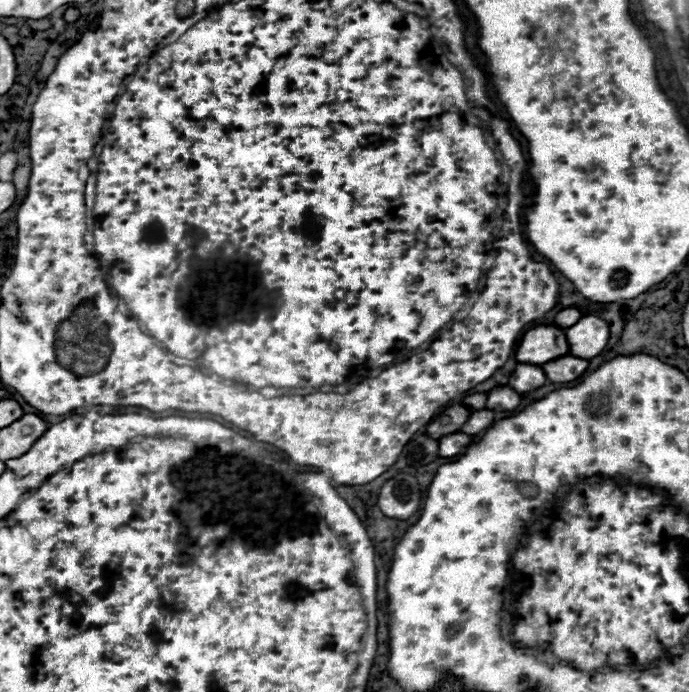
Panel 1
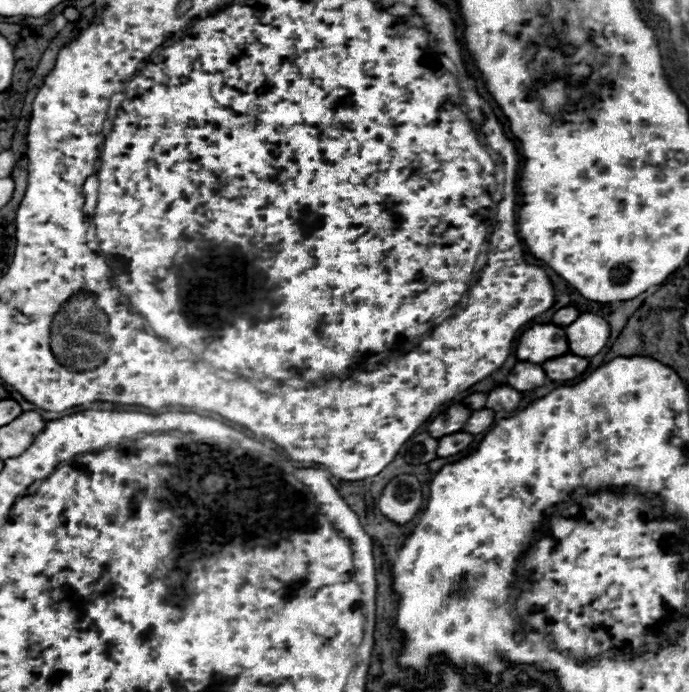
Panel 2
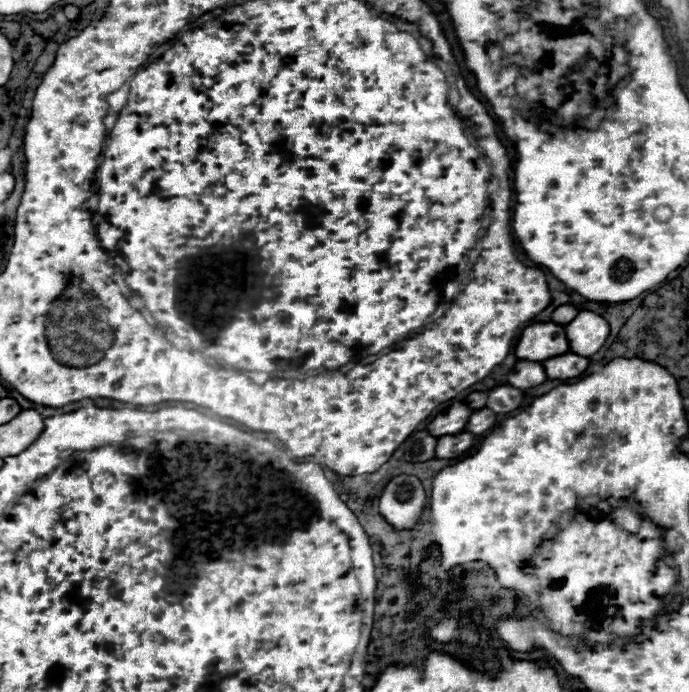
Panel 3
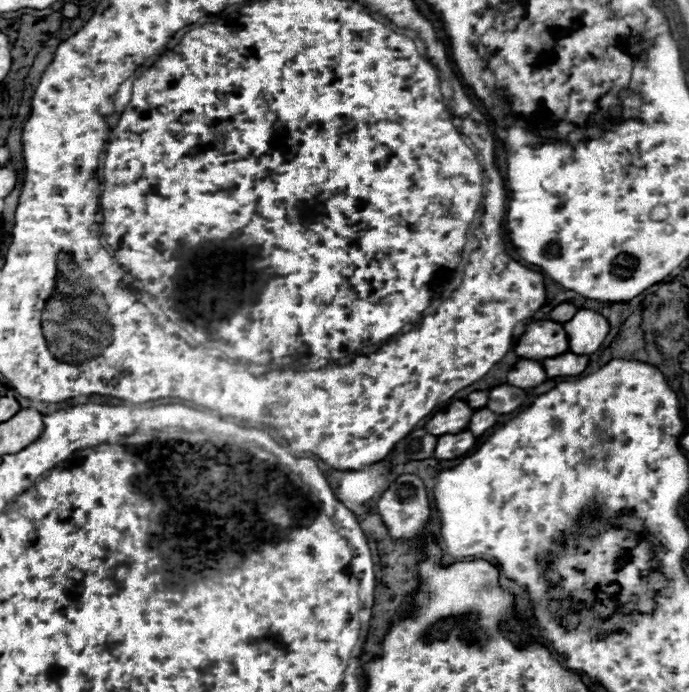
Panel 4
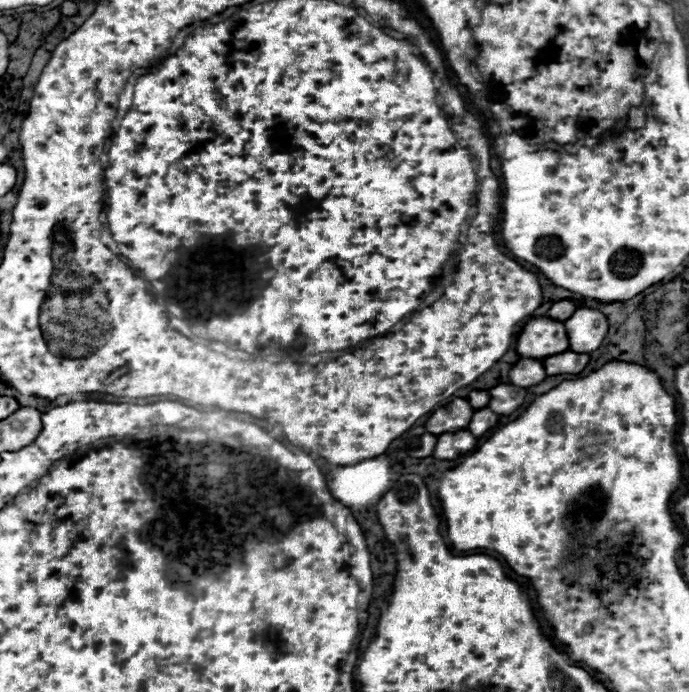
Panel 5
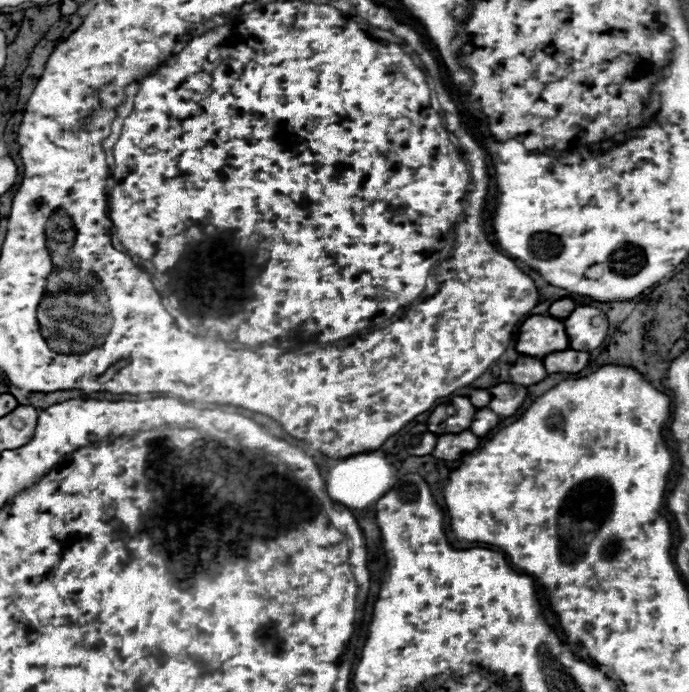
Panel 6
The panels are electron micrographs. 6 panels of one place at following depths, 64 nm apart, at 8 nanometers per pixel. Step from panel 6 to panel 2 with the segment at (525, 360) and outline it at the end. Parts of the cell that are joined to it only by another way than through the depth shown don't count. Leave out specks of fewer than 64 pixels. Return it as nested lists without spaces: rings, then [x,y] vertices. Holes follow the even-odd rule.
[[[518,362],[514,370],[508,374],[508,386],[516,388],[518,392],[534,390],[542,386],[544,380],[546,380],[546,372],[542,370],[542,366],[530,362]]]

